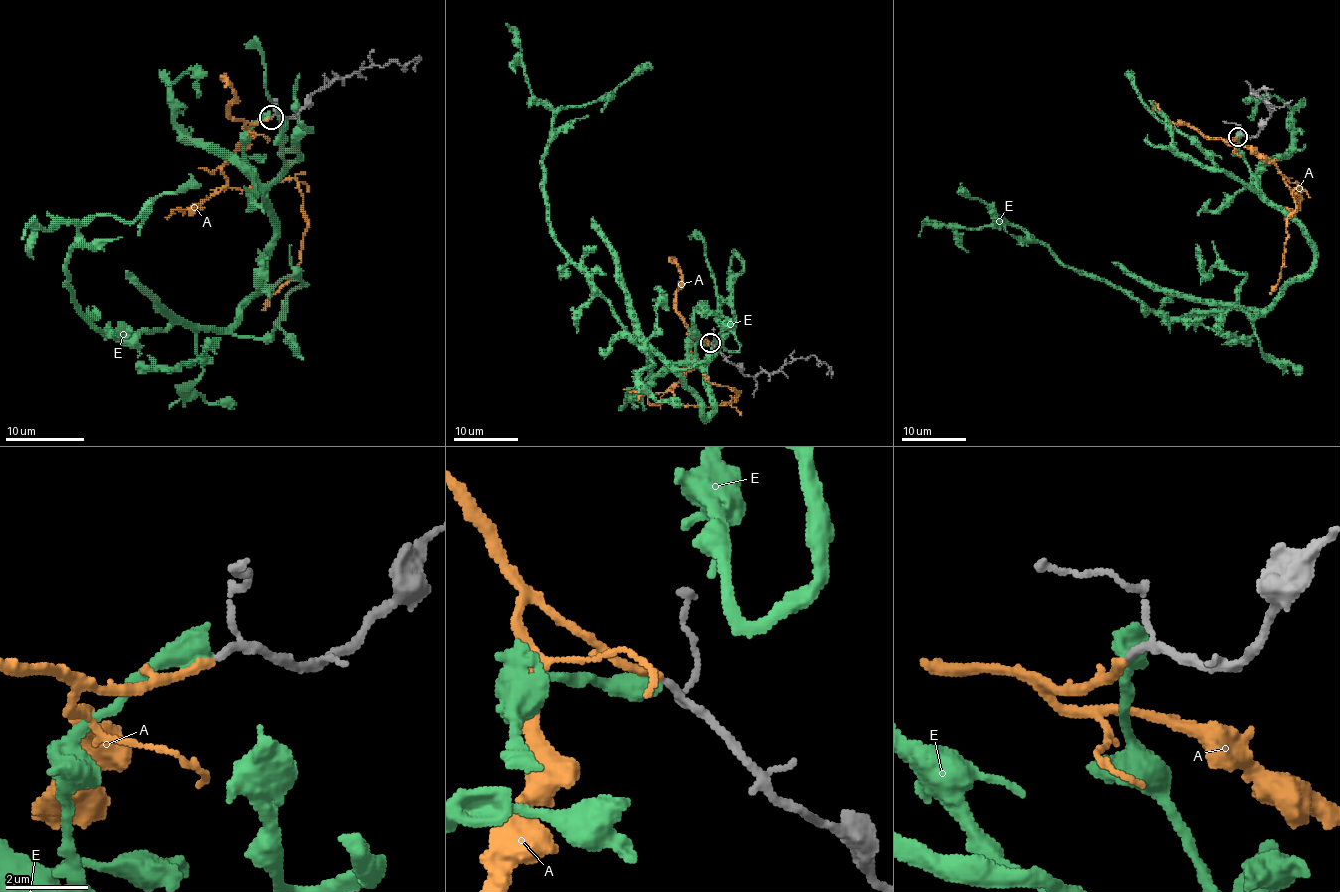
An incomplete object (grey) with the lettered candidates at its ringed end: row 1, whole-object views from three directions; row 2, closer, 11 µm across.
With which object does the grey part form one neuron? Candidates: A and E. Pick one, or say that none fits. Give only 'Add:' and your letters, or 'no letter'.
Add: A

